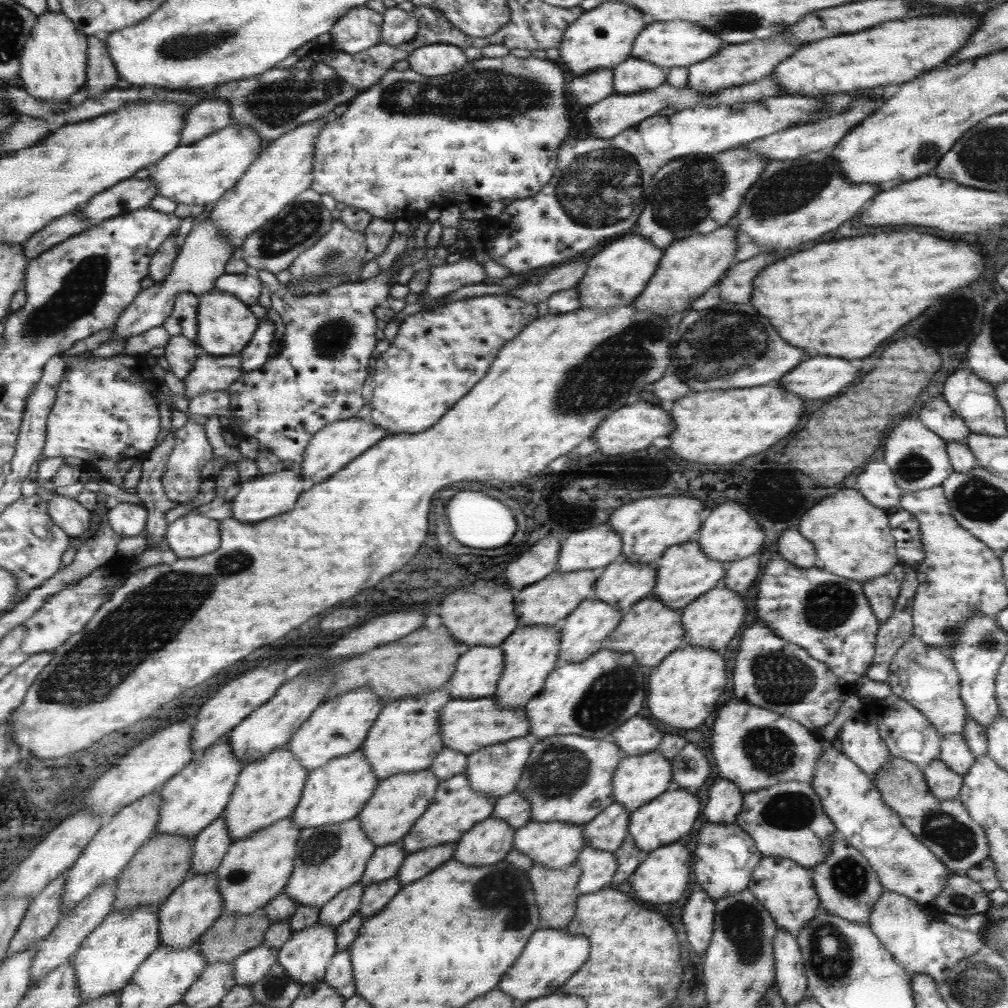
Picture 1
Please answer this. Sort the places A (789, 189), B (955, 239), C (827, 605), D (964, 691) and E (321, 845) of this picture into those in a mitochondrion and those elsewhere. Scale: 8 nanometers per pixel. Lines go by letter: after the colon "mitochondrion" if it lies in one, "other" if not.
A: mitochondrion
B: other
C: mitochondrion
D: other
E: mitochondrion

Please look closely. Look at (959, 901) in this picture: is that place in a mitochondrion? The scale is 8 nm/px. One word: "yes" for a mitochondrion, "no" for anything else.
yes

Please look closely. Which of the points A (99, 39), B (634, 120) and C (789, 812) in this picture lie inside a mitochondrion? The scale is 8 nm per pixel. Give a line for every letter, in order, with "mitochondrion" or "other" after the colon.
A: other
B: other
C: mitochondrion

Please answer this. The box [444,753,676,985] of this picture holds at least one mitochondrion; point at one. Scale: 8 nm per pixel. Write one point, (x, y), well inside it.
(503, 887)

